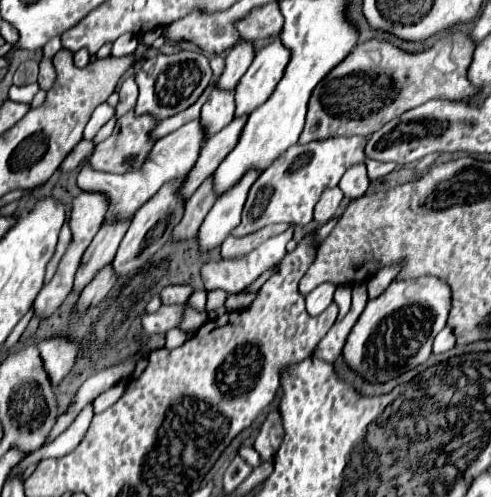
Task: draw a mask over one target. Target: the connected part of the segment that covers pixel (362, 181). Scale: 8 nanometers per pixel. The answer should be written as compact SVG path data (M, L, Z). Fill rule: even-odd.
M351 165L351 169L345 171L345 175L341 177L341 183L339 183L345 197L349 197L349 199L361 197L367 191L367 185L369 185L369 177L367 177L365 165Z

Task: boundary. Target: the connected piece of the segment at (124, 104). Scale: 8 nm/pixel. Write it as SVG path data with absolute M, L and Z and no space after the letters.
M131 75L131 77L127 77L127 79L123 81L123 85L121 85L121 89L119 89L119 97L121 97L121 101L119 101L119 105L117 105L117 117L121 117L123 113L127 113L127 111L135 105L135 101L137 101L135 75Z

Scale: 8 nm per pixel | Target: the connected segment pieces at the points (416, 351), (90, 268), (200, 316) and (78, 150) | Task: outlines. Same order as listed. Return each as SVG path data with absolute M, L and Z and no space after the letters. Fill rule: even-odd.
M419 277L409 281L393 281L385 293L369 299L359 315L345 347L343 361L357 375L365 375L367 383L385 383L401 373L419 367L431 355L435 335L445 327L451 291L437 277ZM371 337L371 353L369 353Z
M129 221L103 225L99 229L99 233L93 237L91 245L83 253L83 261L79 263L79 269L75 273L75 283L73 283L75 293L81 293L93 281L95 273L99 273L99 269L103 269L105 265L109 265L113 261L115 251L119 247L127 227L129 227Z
M185 305L185 317L183 317L183 321L181 321L179 327L181 327L183 331L191 331L191 329L197 331L207 319L209 319L207 313L199 313L199 311L195 311L195 309L191 309L191 307Z
M81 141L81 143L77 144L77 147L63 159L63 163L61 163L61 171L71 171L71 169L75 169L81 161L85 161L87 157L89 157L89 153L93 151L93 141Z

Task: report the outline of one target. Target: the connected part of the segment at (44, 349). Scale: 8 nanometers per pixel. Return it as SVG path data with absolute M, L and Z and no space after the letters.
M47 339L39 343L43 365L55 385L71 371L79 347L67 339Z

